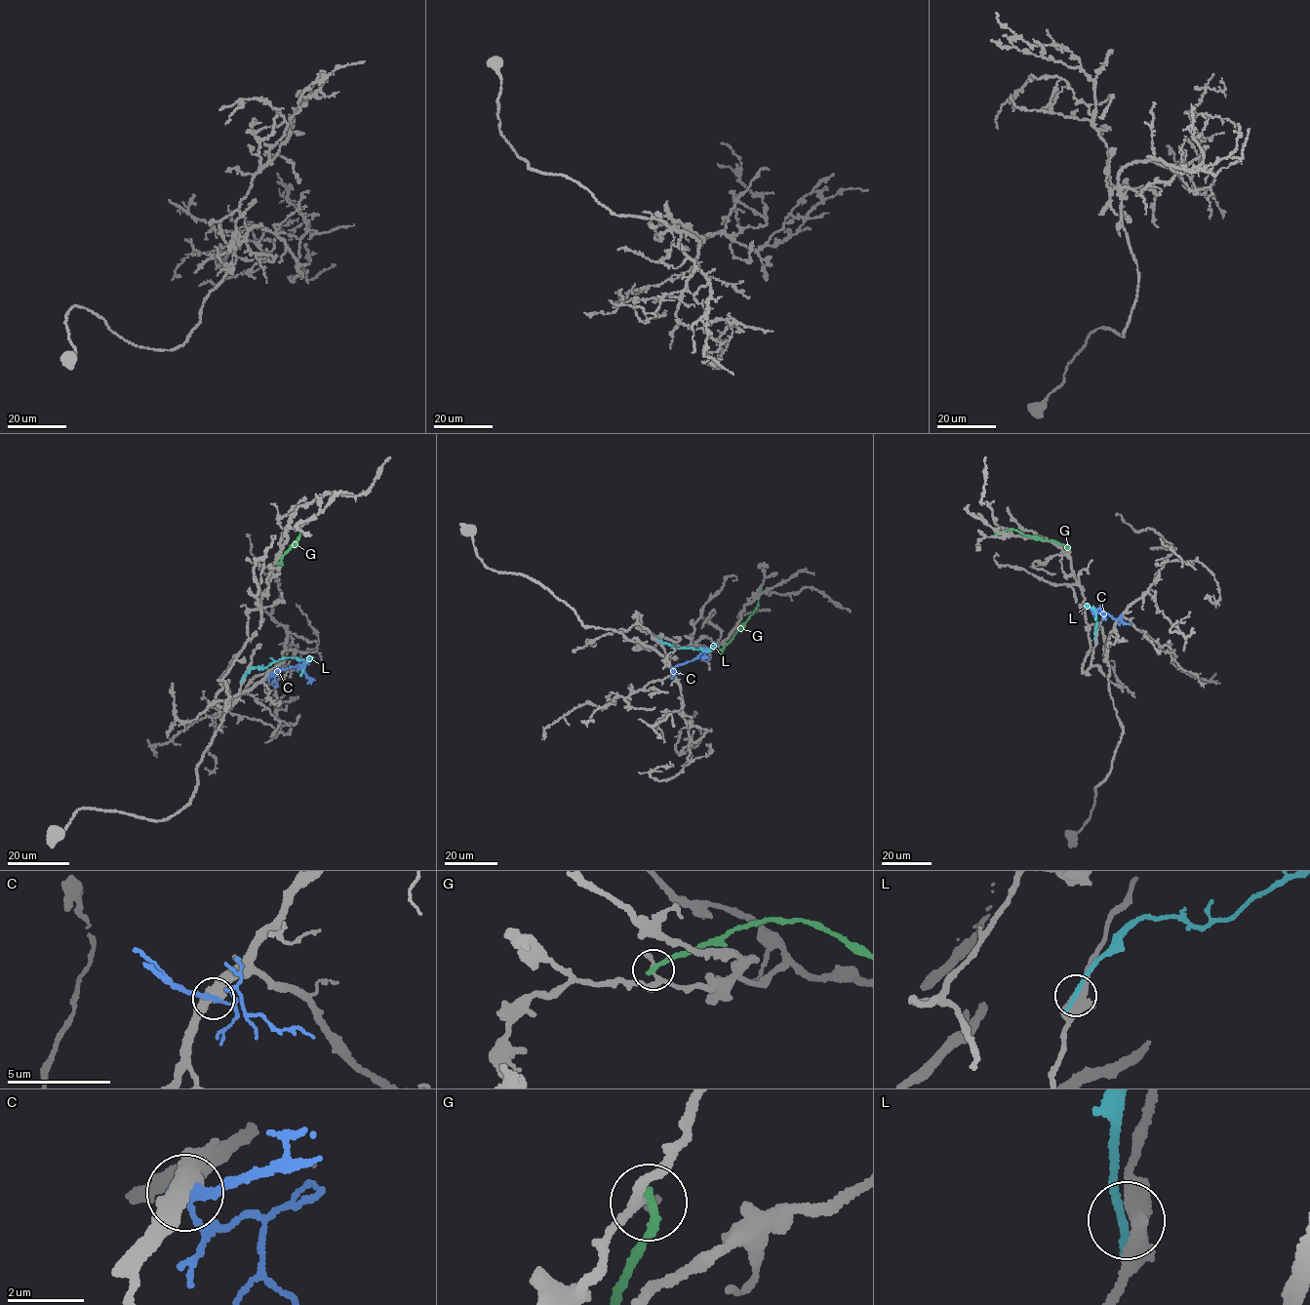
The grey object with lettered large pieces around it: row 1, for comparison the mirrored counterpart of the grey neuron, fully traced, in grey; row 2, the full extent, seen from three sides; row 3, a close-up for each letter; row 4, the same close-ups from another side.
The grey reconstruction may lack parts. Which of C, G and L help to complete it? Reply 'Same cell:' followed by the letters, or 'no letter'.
Same cell: no letter

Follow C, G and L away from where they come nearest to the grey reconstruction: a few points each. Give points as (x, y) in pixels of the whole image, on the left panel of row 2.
C: (268, 673), (299, 664), (306, 677), (314, 680)
G: (300, 524), (298, 537), (284, 554), (277, 568)
L: (243, 679), (251, 669), (262, 669), (279, 659), (296, 656), (304, 662), (301, 675)

